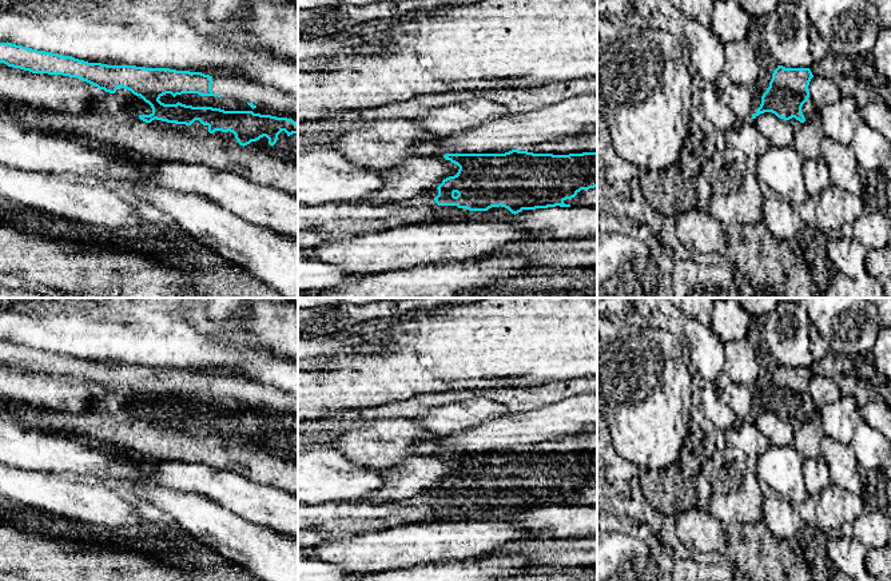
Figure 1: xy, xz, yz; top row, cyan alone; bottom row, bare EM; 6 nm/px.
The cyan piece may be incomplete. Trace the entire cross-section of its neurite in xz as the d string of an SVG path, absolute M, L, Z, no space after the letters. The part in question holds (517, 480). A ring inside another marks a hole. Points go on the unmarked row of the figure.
M512 449L505 453L445 453L443 457L460 469L437 486L434 500L438 505L469 510L501 505L514 514L522 509L556 505L597 505L597 451L553 454Z

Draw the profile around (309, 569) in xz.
M311 557L298 558L298 581L350 581L363 577L366 572L346 572L337 565Z

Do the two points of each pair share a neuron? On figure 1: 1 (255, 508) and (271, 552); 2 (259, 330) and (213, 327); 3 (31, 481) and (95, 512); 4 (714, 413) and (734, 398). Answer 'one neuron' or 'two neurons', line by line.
1: two neurons
2: one neuron
3: one neuron
4: two neurons

